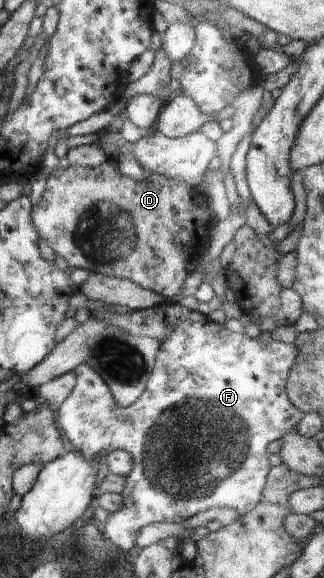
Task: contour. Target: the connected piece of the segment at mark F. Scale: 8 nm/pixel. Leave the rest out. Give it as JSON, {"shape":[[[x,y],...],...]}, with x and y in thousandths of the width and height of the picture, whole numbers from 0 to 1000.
{"shape":[[[512,521],[469,533],[420,535],[383,545],[343,538],[340,535],[343,528],[324,528],[306,522],[293,526],[281,540],[284,545],[293,547],[293,552],[321,564],[373,564],[417,581],[478,585],[494,593],[494,602],[481,611],[478,631],[454,657],[448,676],[414,699],[389,706],[364,702],[343,685],[340,670],[321,661],[321,656],[309,654],[309,649],[281,633],[259,628],[225,640],[235,649],[235,664],[222,678],[210,683],[210,689],[198,692],[173,713],[170,728],[185,744],[191,744],[191,751],[204,753],[201,758],[216,763],[216,768],[222,768],[244,784],[272,791],[287,801],[302,799],[296,792],[299,787],[321,782],[321,779],[333,779],[333,775],[340,775],[343,780],[358,777],[386,779],[407,791],[410,808],[386,827],[383,848],[373,851],[380,858],[377,875],[346,889],[336,889],[327,901],[309,908],[315,922],[324,924],[333,936],[346,938],[352,948],[370,950],[373,955],[383,955],[392,962],[395,953],[420,945],[417,934],[429,917],[454,907],[469,907],[469,903],[519,903],[519,907],[543,903],[543,907],[556,907],[574,901],[577,896],[599,893],[599,889],[611,889],[617,884],[630,886],[633,881],[648,879],[648,875],[722,879],[735,889],[765,891],[802,869],[806,851],[812,849],[824,820],[840,808],[827,794],[830,784],[821,772],[827,772],[833,765],[858,761],[858,758],[870,760],[880,751],[914,747],[920,732],[938,720],[938,715],[895,696],[880,673],[892,640],[914,626],[914,599],[907,595],[886,597],[846,587],[840,587],[840,592],[806,599],[802,592],[793,592],[787,585],[769,583],[765,578],[713,573],[694,562],[651,555],[642,547],[611,538],[580,535],[580,531],[565,531],[549,524]]]}

